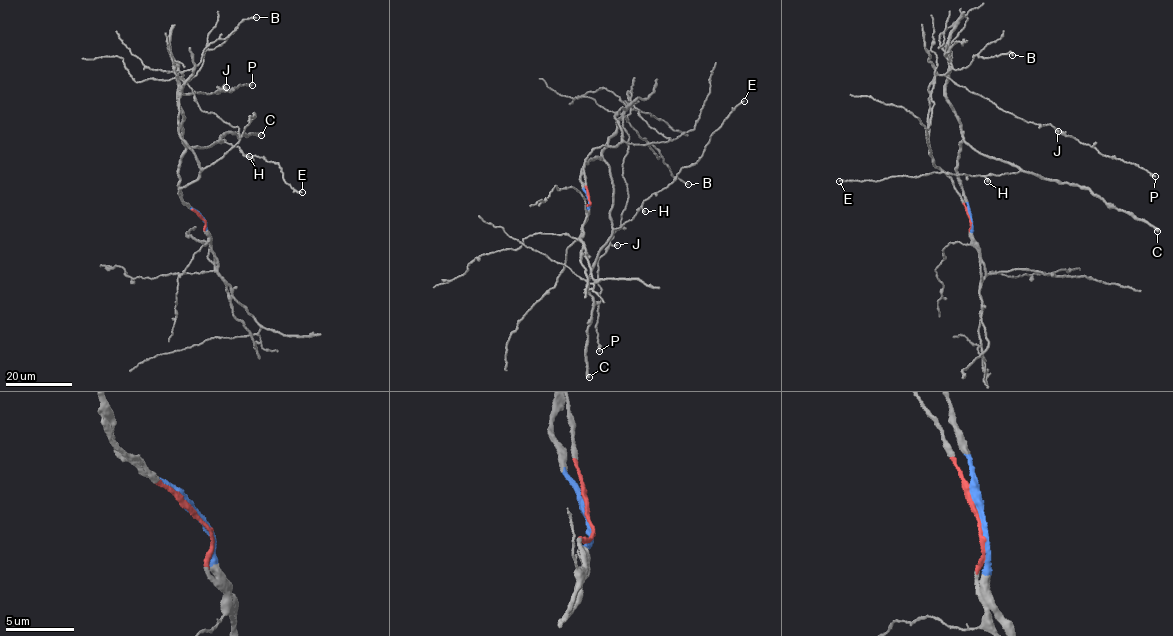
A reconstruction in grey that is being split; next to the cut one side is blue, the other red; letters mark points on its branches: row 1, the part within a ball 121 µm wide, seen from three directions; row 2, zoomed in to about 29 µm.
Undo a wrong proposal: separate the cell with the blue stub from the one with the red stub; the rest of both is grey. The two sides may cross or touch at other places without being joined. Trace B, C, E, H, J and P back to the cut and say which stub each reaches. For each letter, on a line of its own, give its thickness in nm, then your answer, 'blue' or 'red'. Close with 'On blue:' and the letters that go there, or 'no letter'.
B: calibre 160 nm; red
C: calibre 550 nm; blue
E: calibre 190 nm; blue
H: calibre 360 nm; blue
J: calibre 400 nm; red
P: calibre 260 nm; red
On blue: C, E, H

